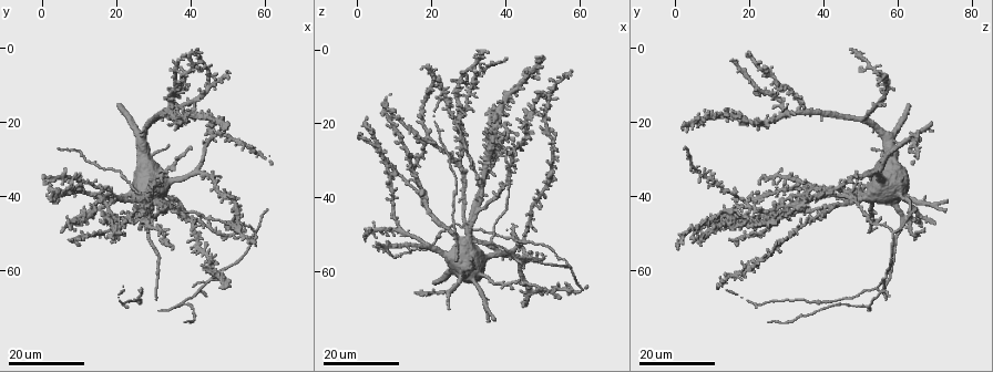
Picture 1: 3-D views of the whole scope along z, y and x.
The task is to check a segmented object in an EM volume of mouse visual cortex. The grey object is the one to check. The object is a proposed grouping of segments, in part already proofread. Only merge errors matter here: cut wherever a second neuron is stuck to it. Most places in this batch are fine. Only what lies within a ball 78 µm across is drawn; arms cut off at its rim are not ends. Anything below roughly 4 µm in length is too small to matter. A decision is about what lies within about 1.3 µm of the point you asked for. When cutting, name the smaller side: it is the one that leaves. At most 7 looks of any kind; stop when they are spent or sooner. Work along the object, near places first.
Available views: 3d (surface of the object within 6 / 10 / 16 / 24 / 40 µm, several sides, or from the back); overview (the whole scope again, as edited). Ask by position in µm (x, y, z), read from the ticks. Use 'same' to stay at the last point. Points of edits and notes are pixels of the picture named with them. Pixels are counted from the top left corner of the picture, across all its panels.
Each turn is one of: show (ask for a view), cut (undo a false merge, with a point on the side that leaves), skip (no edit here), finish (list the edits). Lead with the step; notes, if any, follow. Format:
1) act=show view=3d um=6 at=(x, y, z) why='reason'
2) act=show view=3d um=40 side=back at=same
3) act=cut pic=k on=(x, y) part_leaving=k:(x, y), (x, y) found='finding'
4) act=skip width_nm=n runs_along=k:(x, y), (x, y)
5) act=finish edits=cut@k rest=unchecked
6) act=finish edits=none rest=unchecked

act=show view=3d um=16 at=(43.0, 47.5, 62.5) why='a narrow waist'

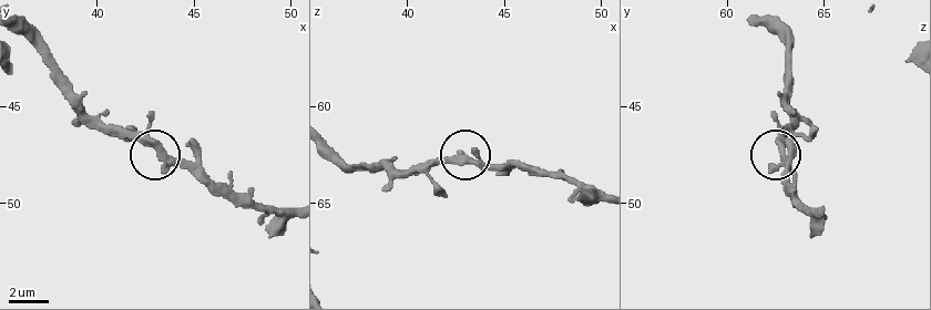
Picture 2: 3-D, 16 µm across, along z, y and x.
act=show view=3d um=10 at=(43.4, 47.4, 62.8)

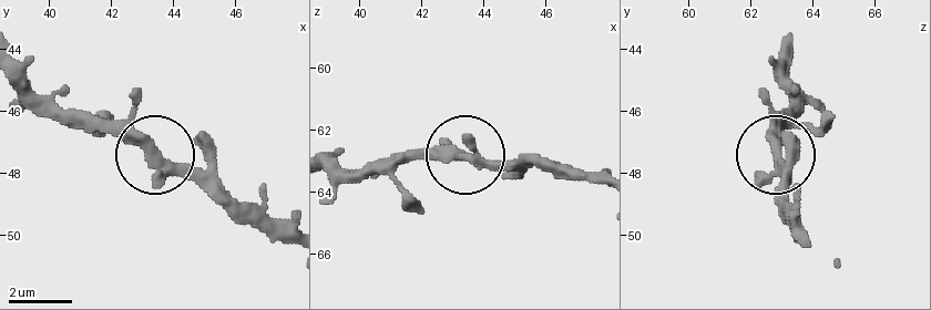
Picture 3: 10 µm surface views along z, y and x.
act=skip arms=3 found='all the same neuron'

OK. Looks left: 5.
act=show view=3d um=24 at=(57.5, 50.0, 58.5) why='branch point'

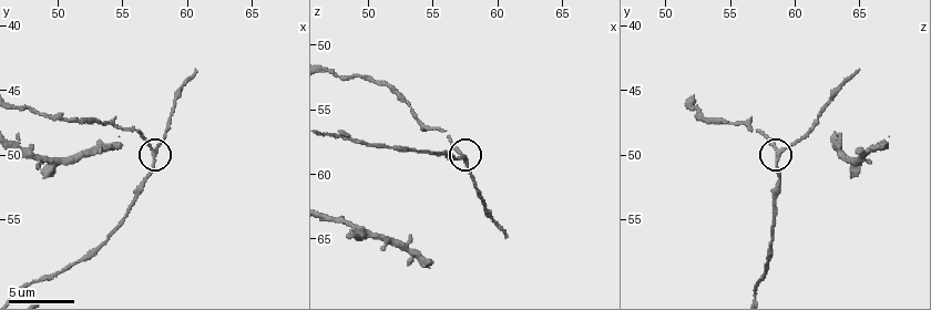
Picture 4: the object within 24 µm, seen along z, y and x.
act=show view=3d um=10 at=(57.6, 50.0, 58.8)

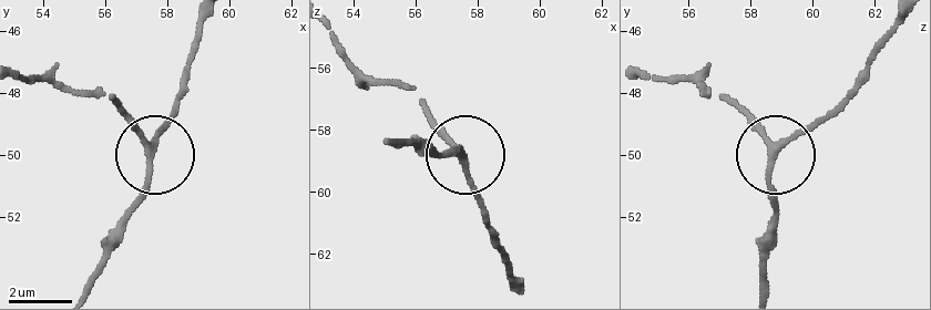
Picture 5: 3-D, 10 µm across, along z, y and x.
act=skip side_arm_um=10 arms=3 found='one neuron here'

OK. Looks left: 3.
act=show view=3d um=24 at=(25.0, 45.5, 65.5) why='arms part here'

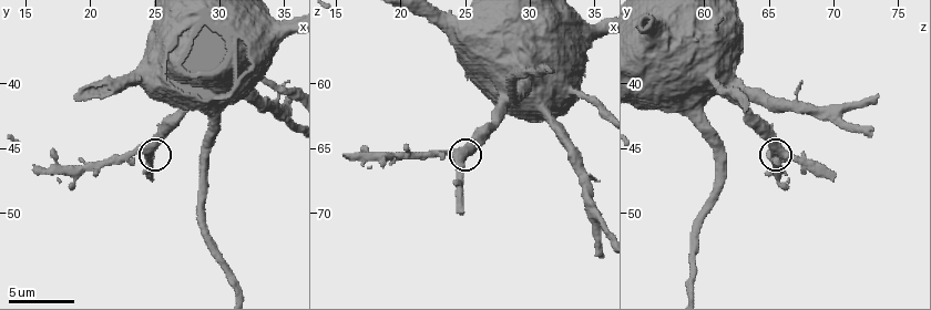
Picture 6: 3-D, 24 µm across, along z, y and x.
act=show view=3d um=10 at=(24.2, 45.2, 65.4) why='zoom in'

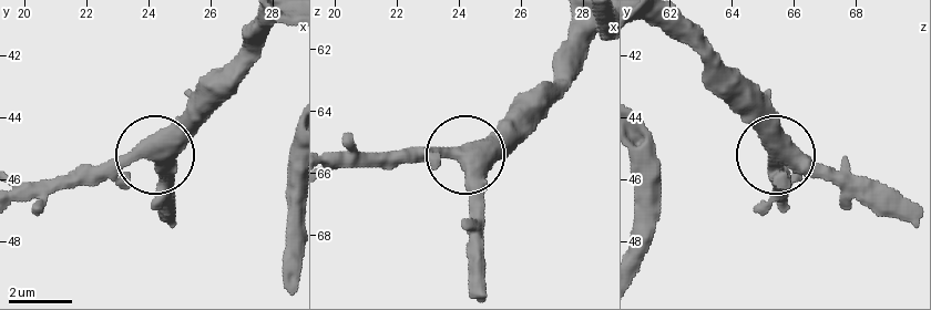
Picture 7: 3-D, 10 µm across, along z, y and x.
act=skip width_nm=470 found='continuous, no second neuron'

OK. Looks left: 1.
act=finish edits=none rest=unchecked

